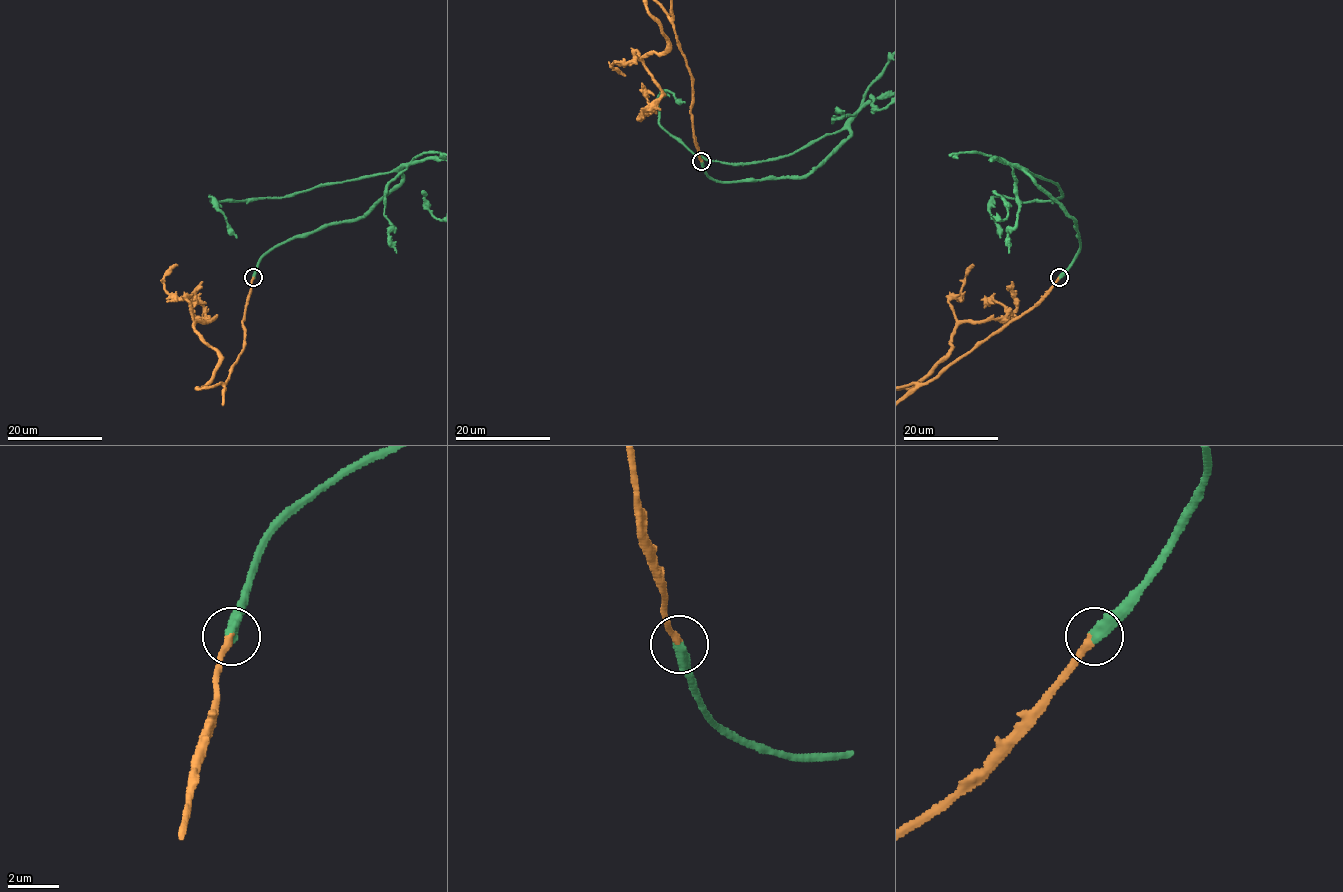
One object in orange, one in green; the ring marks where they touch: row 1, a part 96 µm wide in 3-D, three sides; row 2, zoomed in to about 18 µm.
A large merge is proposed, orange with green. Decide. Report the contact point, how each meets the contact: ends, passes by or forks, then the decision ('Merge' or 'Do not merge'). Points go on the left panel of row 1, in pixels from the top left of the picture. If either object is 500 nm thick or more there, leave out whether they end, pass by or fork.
Place: (253, 277). At the ring orange ends. At the ring green ends. Merge

